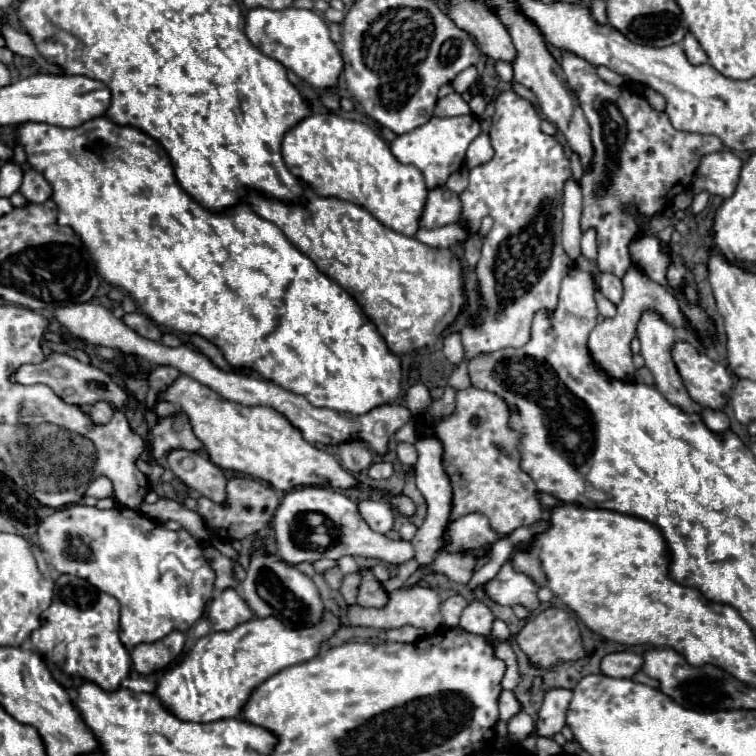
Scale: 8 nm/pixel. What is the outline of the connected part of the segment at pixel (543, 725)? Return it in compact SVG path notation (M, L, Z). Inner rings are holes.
M549 690L545 694L543 706L539 710L539 720L535 724L537 736L553 738L565 726L565 712L571 702L571 690Z

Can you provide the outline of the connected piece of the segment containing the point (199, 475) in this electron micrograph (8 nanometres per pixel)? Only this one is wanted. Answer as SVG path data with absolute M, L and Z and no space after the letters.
M173 450L167 458L171 472L181 478L189 488L201 492L205 498L227 506L227 478L219 466L197 452Z

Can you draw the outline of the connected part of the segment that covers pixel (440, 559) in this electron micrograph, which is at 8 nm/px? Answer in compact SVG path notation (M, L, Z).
M441 550L439 556L417 570L417 576L425 576L425 574L445 574L449 580L457 582L457 584L467 584L471 580L471 574L475 570L477 560L473 556L467 554L449 554L447 550Z

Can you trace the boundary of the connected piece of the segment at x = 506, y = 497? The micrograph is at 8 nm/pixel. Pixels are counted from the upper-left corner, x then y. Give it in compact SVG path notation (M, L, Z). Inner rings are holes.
M469 386L457 392L457 410L453 416L449 416L447 420L443 420L439 426L433 428L427 428L425 422L421 422L419 434L425 436L427 432L427 436L437 436L443 442L443 466L453 486L451 520L465 516L469 512L483 512L489 518L491 528L495 532L511 534L519 526L529 526L543 518L539 490L533 478L527 472L523 472L523 468L519 466L519 430L511 430L509 418L511 418L511 406L507 406L503 398L491 394L489 390L479 390Z

